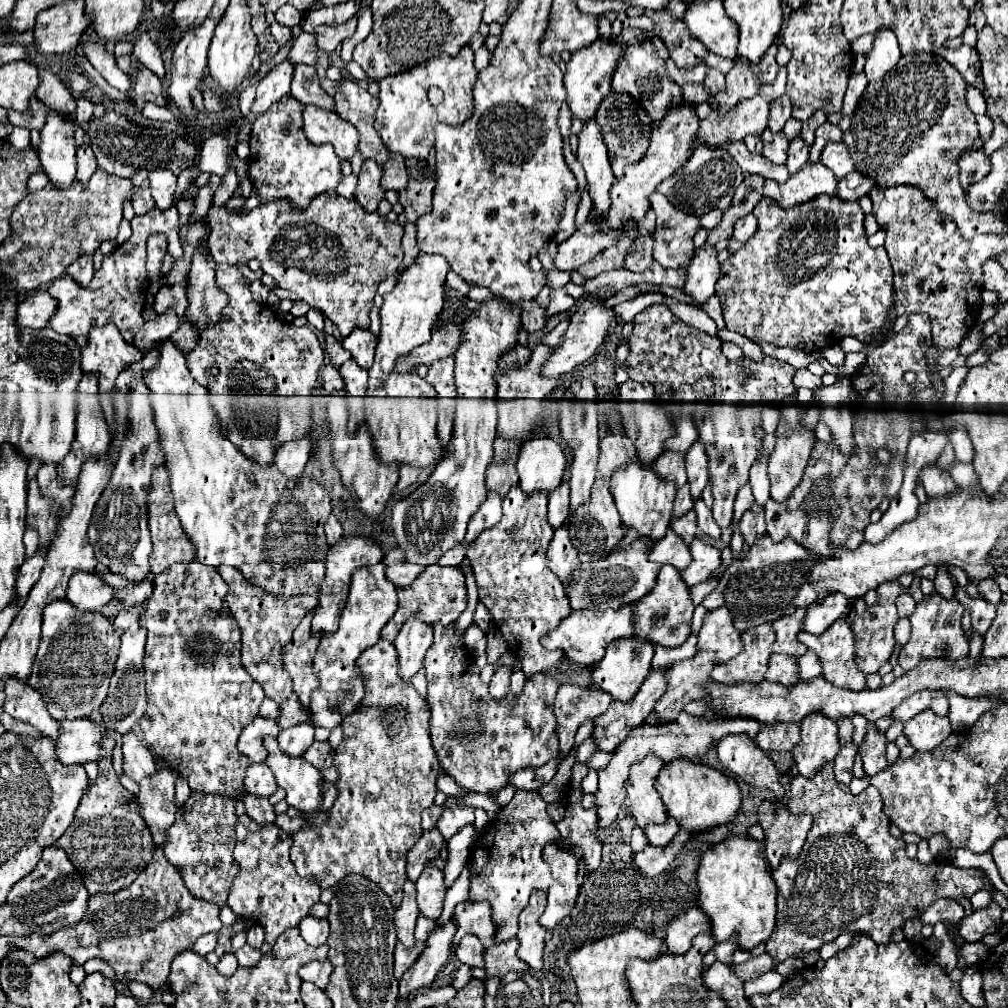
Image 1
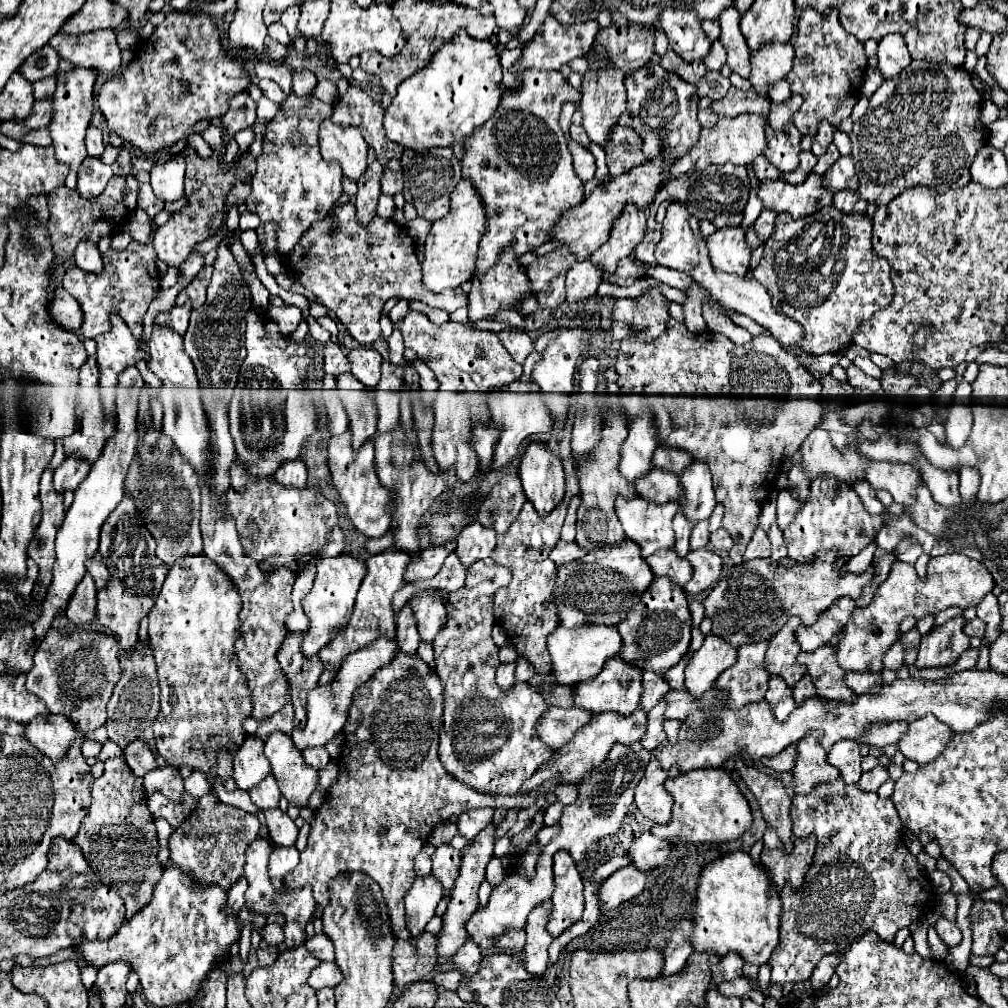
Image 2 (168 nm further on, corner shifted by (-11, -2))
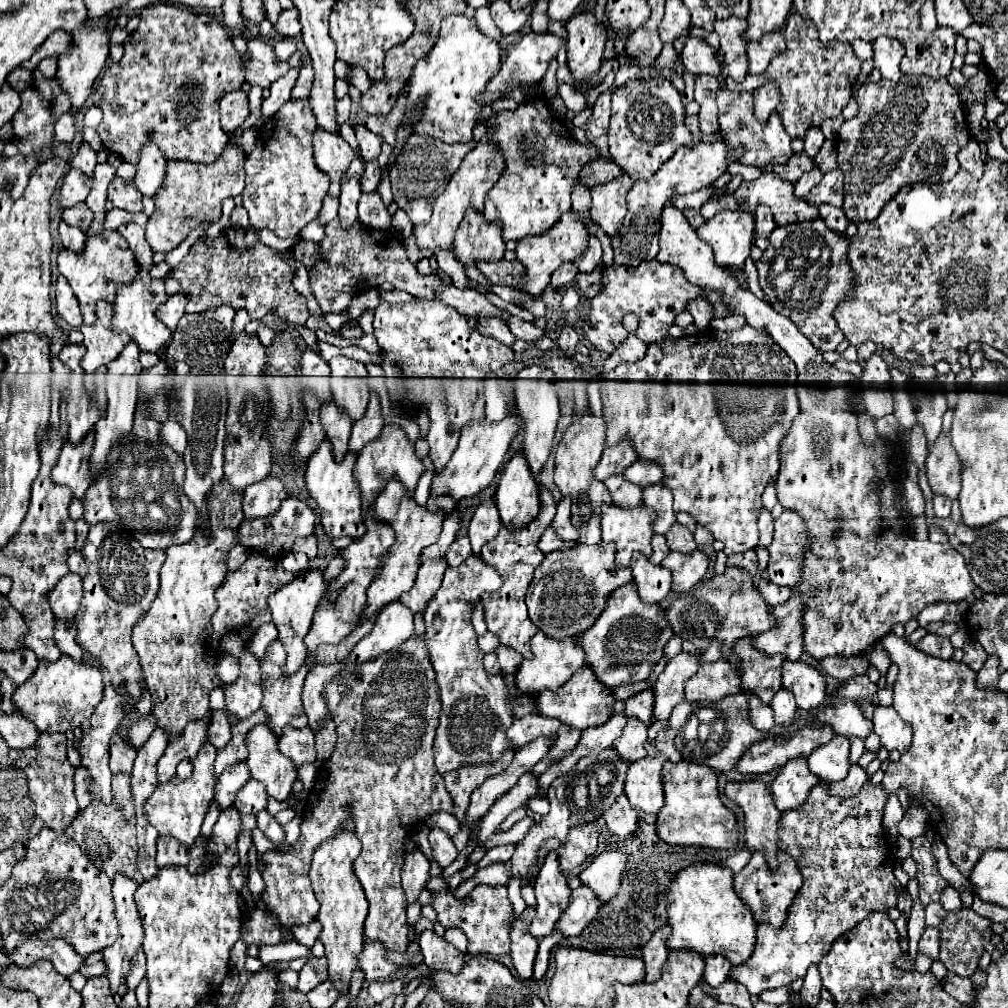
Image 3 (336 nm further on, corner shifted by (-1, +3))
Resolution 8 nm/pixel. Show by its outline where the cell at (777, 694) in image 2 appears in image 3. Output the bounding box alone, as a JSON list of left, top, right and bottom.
[749,697,775,731]

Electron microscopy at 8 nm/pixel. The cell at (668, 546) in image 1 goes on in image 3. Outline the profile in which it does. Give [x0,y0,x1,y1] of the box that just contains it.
[631,553,671,603]

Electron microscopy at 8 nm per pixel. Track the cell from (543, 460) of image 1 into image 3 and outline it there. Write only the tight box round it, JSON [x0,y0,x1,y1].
[495,451,539,527]

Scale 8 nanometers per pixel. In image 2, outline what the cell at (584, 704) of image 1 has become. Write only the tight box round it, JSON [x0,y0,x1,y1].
[535,708,589,750]

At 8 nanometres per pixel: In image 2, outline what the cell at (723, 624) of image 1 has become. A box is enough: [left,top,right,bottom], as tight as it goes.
[685,634,737,700]

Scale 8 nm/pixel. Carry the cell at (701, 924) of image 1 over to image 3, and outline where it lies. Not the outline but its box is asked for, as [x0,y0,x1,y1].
[643,925,671,983]

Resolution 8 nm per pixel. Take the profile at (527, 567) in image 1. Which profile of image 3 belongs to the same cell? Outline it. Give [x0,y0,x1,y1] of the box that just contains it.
[481,489,555,659]

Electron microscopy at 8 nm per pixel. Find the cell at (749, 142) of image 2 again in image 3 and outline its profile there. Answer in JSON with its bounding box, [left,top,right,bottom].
[613,133,743,267]

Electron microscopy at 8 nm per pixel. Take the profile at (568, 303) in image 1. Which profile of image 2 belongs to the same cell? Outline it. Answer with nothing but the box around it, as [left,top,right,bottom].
[567,260,603,304]

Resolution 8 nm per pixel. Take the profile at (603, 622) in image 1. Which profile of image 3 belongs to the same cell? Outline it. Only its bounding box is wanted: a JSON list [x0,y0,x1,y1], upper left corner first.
[517,631,585,695]

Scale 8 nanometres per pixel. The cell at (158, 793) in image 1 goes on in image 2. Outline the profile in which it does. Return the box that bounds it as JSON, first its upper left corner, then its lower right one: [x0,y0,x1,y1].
[145,764,185,802]

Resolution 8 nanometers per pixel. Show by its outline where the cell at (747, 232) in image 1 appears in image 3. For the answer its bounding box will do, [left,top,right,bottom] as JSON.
[755,205,775,237]

